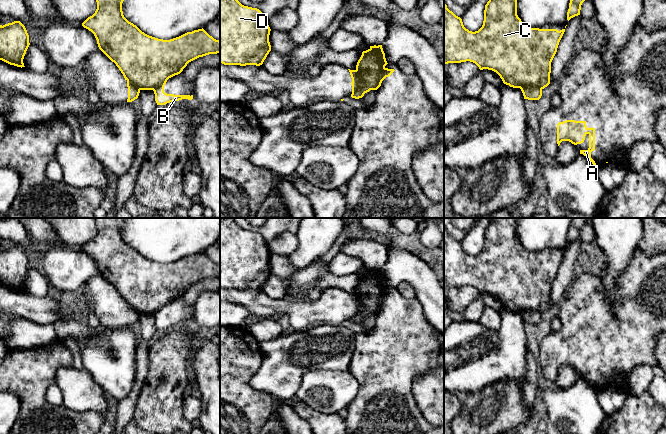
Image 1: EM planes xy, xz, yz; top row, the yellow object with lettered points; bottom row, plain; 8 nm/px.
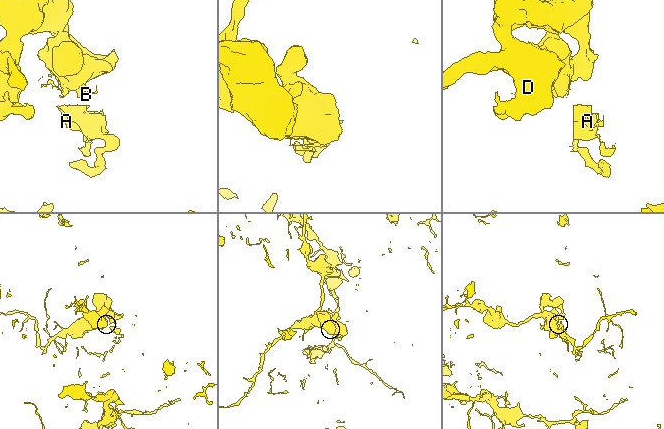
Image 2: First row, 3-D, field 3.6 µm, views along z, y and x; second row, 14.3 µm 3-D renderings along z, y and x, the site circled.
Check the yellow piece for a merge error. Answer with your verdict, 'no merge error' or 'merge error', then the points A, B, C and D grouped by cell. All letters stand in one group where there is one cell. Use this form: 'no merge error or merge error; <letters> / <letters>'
merge error; A B / C D

